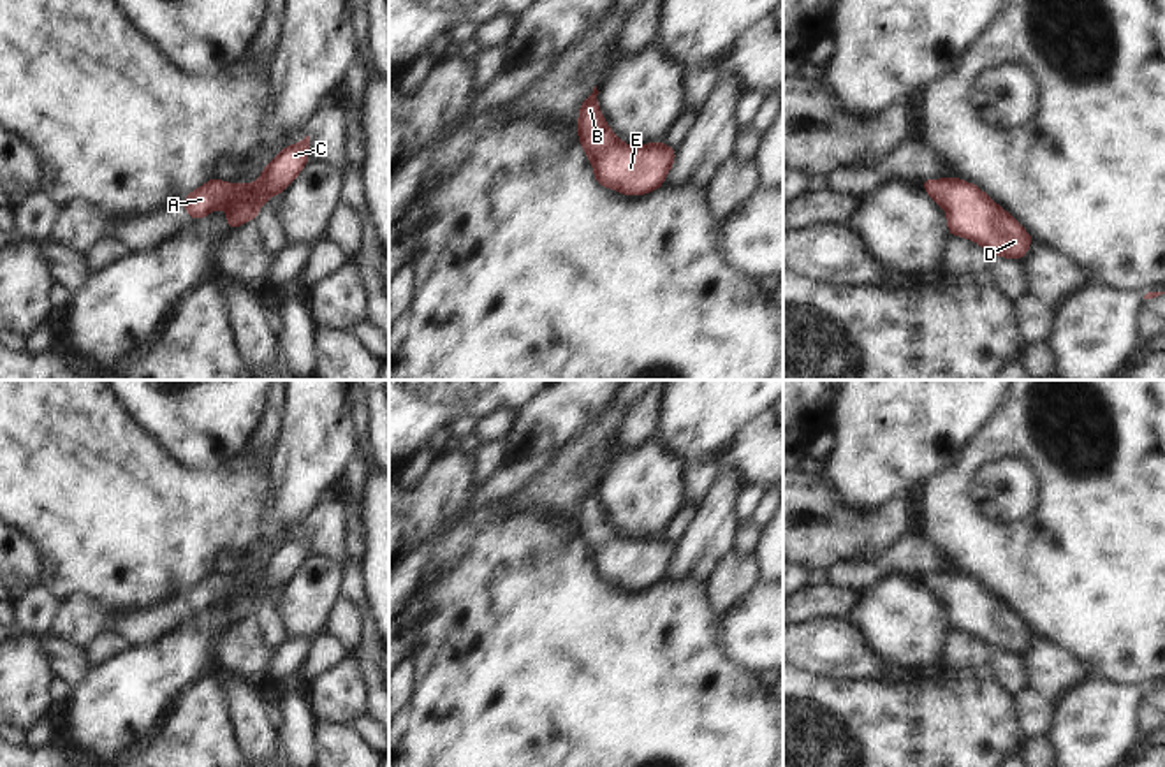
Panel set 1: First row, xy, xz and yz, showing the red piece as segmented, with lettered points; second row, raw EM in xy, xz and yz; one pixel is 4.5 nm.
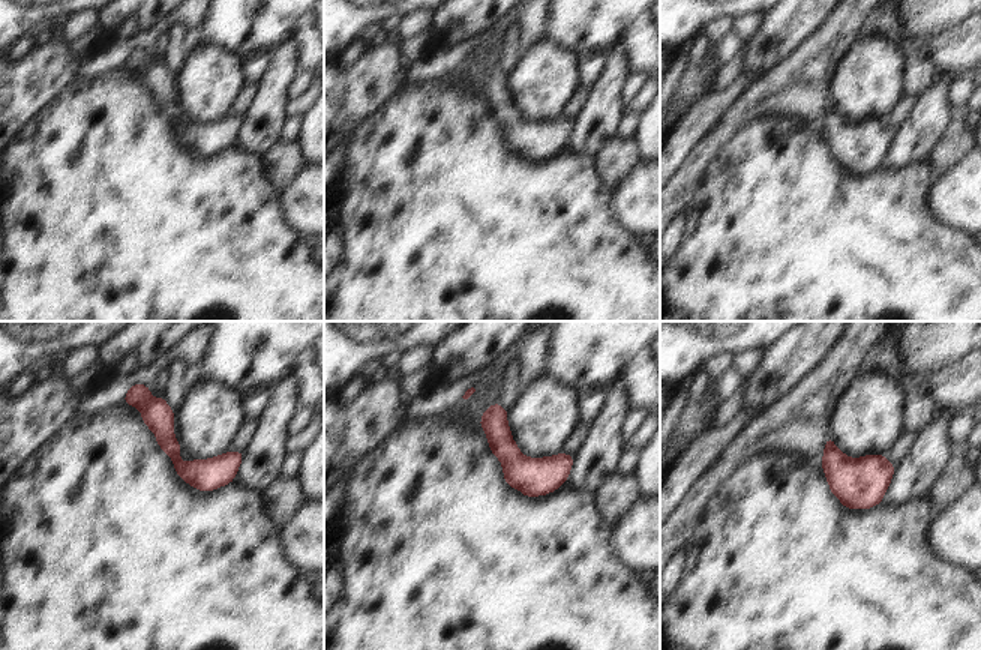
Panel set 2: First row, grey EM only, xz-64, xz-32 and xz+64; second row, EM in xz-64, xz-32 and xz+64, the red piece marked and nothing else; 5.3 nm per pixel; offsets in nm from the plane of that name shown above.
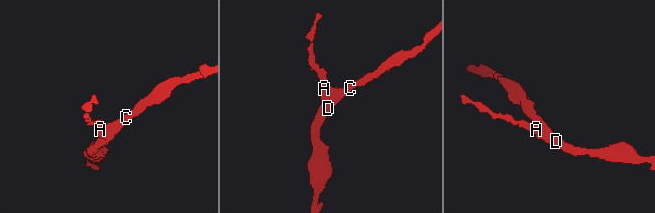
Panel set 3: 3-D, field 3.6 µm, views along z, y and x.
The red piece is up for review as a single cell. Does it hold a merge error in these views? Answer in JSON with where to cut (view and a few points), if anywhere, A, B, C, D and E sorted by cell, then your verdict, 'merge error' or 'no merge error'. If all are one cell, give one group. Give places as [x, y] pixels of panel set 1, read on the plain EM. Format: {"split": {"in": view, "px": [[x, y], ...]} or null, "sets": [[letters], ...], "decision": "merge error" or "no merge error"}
{"split": null, "sets": [["A", "B", "C", "D", "E"]], "decision": "no merge error"}

